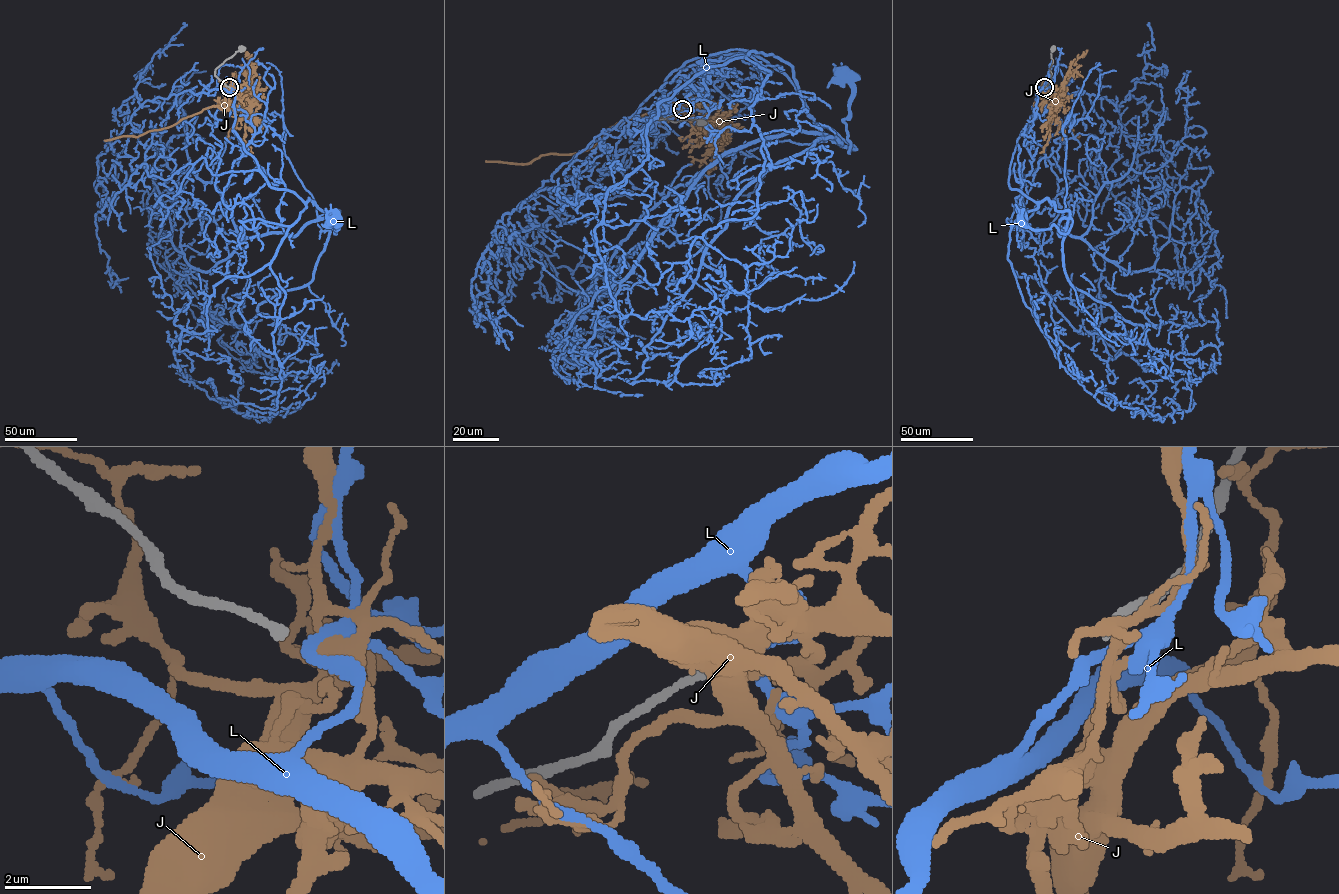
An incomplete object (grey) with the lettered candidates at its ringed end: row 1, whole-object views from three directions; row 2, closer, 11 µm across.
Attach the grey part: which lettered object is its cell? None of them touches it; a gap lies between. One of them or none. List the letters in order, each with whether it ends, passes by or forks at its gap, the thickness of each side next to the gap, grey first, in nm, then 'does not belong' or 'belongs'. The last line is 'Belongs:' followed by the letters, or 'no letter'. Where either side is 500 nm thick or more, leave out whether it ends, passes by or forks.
J: it forks; calibres 240 and 180 nm; does not belong
L: it passes by; calibres 240 and 220 nm; does not belong
Belongs: no letter

